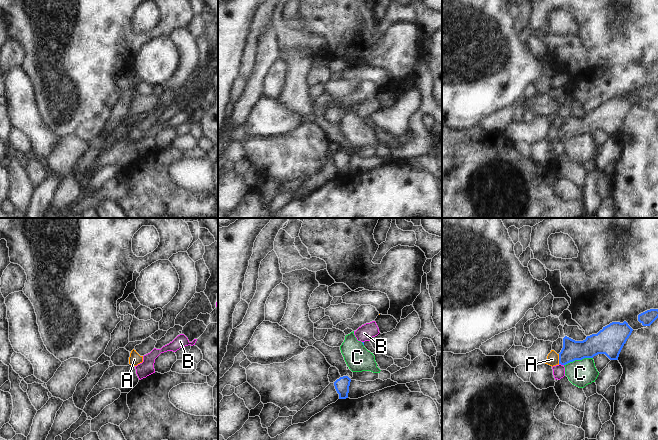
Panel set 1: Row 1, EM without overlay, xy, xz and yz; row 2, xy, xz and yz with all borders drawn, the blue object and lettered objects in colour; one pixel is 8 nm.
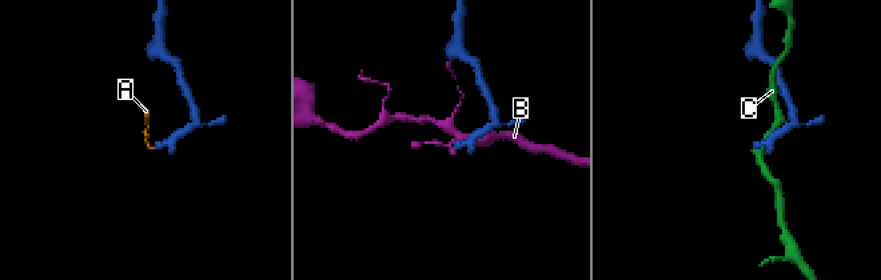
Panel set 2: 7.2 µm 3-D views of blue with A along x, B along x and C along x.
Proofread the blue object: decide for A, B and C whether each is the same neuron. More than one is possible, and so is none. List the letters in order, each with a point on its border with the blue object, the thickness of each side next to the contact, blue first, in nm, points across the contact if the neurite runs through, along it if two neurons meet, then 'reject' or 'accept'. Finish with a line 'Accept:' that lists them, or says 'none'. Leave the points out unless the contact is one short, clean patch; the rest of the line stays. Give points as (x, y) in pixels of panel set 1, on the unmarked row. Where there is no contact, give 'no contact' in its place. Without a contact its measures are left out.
A: contact yz (559, 135); calibres 170 and 100 nm; border yz (558, 130), (559, 139); reject
B: contact yz (561, 140); calibres 170 and 100 nm; border yz (559, 139), (563, 141); reject
C: contact yz (578, 135); calibres 190 and 220 nm; reject
Accept: none

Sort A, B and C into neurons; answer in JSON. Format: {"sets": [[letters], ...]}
{"sets": [["A", "C"], ["B"]]}

